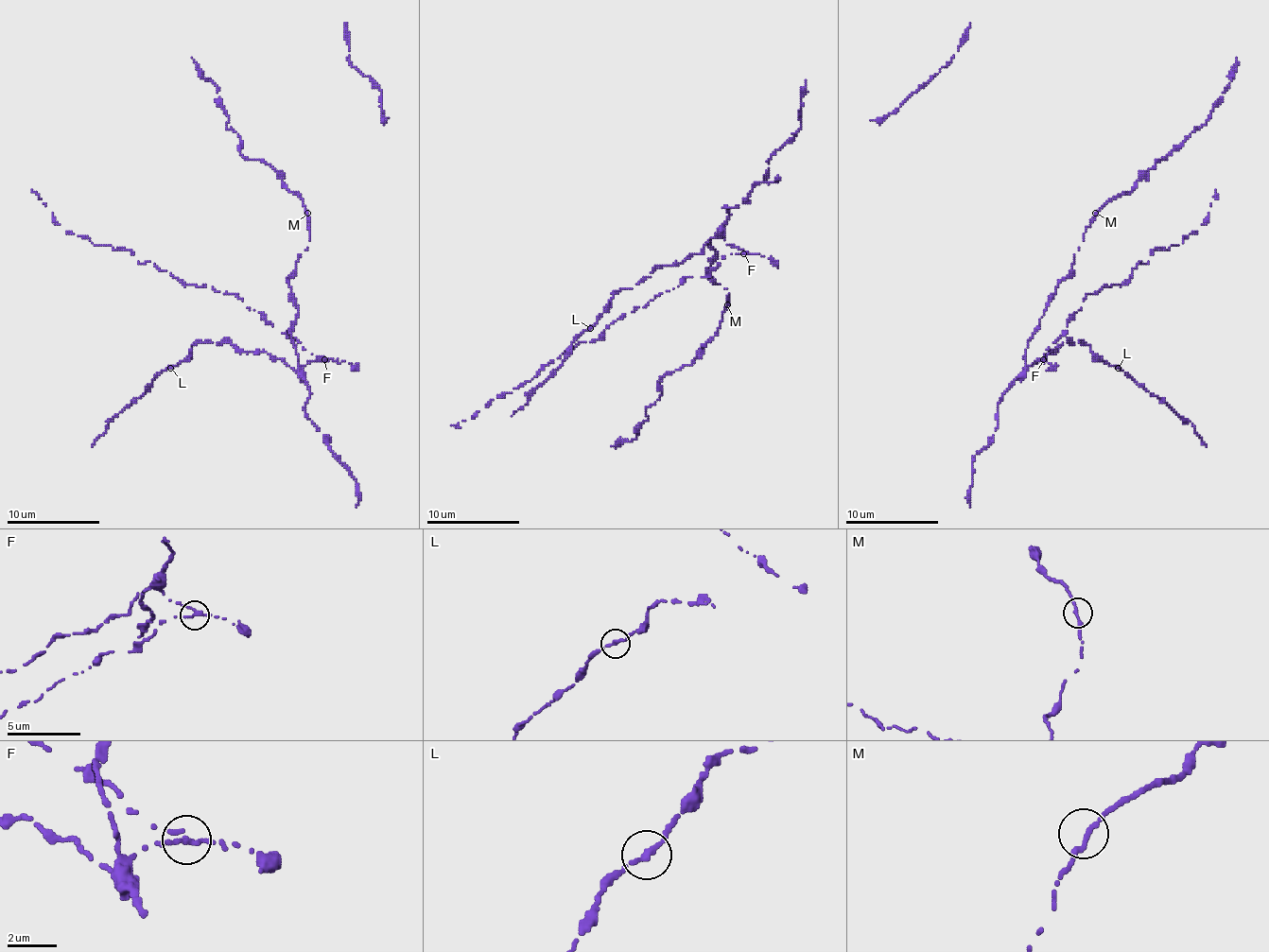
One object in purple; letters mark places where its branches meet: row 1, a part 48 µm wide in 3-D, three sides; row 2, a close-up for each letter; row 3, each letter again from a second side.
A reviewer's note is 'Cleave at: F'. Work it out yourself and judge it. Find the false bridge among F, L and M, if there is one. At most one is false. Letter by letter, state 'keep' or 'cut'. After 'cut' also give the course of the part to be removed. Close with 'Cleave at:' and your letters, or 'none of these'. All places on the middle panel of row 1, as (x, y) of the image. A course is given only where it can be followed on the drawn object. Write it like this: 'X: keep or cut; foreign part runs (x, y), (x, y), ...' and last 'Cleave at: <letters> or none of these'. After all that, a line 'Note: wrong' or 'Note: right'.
F: cut; foreign part runs (743, 253), (724, 256), (704, 277), (687, 277), (613, 321), (597, 339), (569, 349), (472, 418), (451, 425)
L: keep
M: keep
Cleave at: F
Note: right

